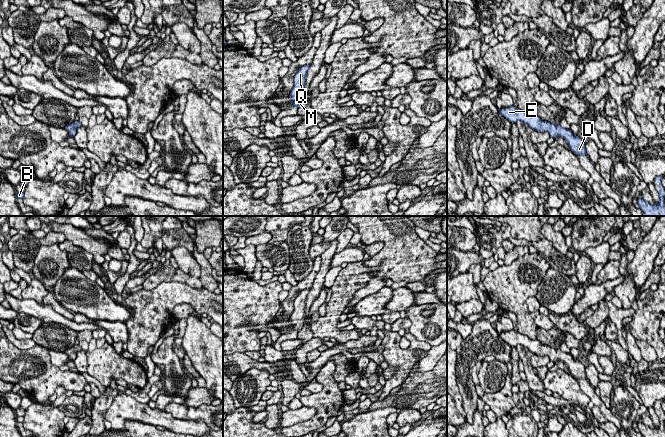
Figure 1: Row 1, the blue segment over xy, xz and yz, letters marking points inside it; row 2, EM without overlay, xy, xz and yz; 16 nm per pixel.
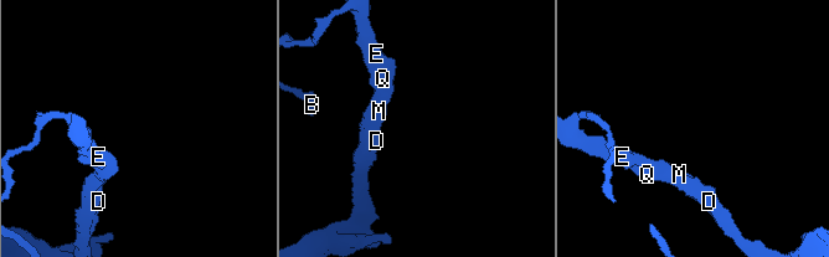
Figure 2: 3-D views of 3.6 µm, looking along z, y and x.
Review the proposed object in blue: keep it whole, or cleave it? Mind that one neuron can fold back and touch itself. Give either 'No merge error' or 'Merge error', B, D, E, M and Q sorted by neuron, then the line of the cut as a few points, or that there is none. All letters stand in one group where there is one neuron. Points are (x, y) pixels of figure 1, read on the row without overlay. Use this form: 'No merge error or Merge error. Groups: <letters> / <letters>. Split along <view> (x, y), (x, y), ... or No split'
No merge error. Groups: B D E M Q. No split

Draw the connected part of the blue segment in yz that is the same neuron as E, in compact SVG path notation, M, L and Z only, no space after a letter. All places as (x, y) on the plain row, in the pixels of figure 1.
M514 330L502 332L498 335L512 347L516 347L519 344L535 355L548 356L550 361L553 361L554 363L559 360L564 362L574 378L586 379L588 381L584 364L579 360L574 360L571 354L565 353L558 348L542 345L538 340L531 340L528 336L520 334Z

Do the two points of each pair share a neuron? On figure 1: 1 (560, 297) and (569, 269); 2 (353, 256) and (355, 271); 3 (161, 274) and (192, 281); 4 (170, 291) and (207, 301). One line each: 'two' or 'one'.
1: two
2: two
3: one
4: one

